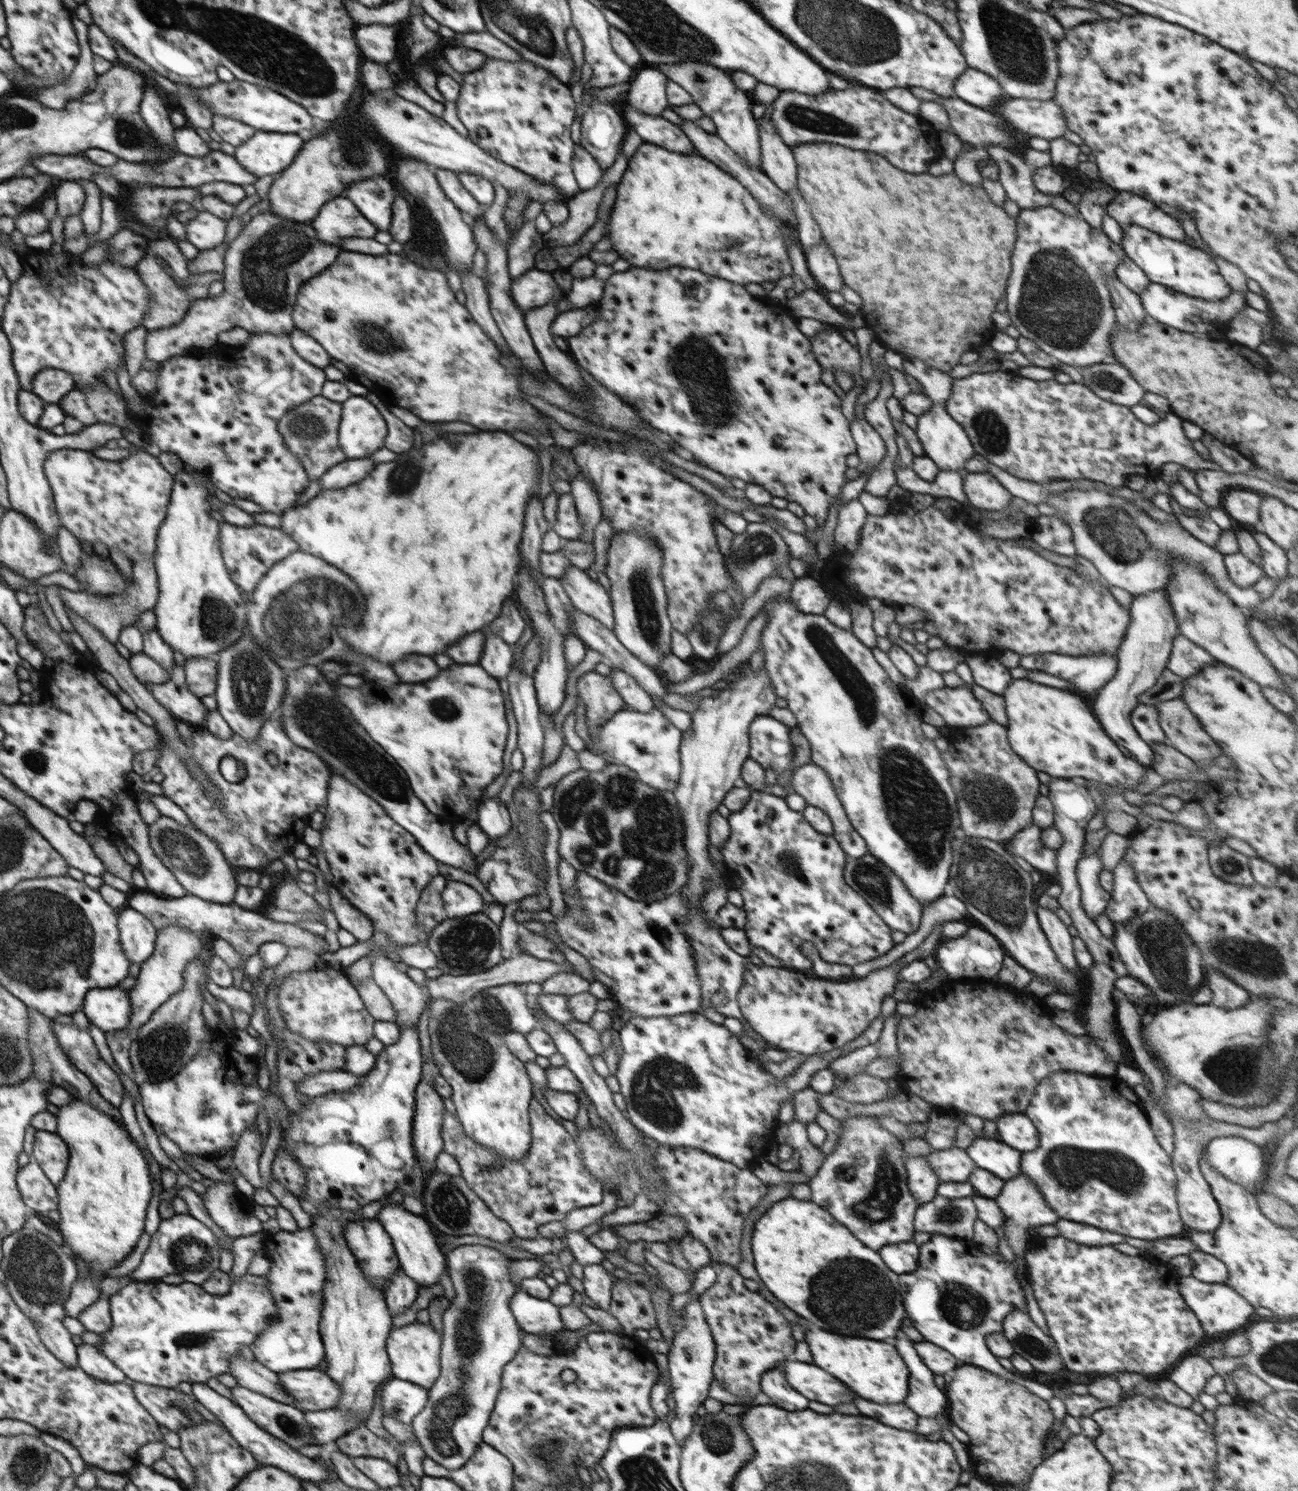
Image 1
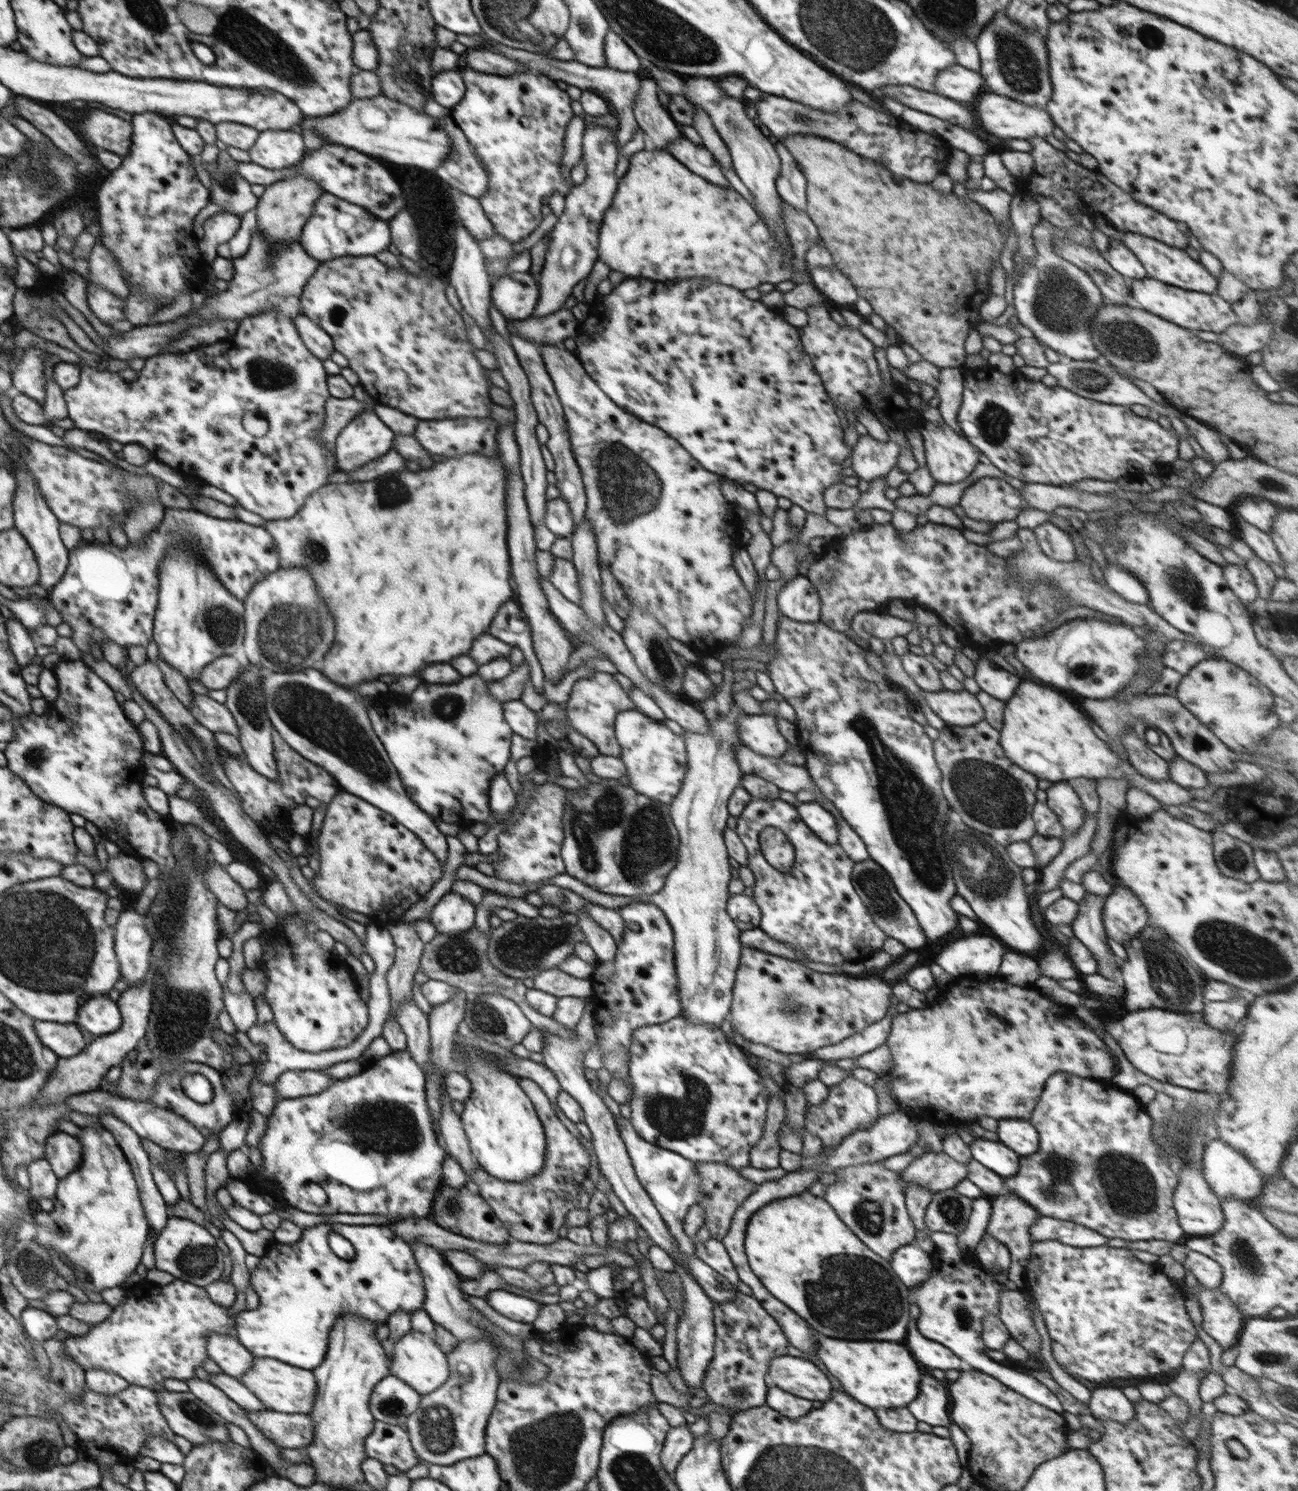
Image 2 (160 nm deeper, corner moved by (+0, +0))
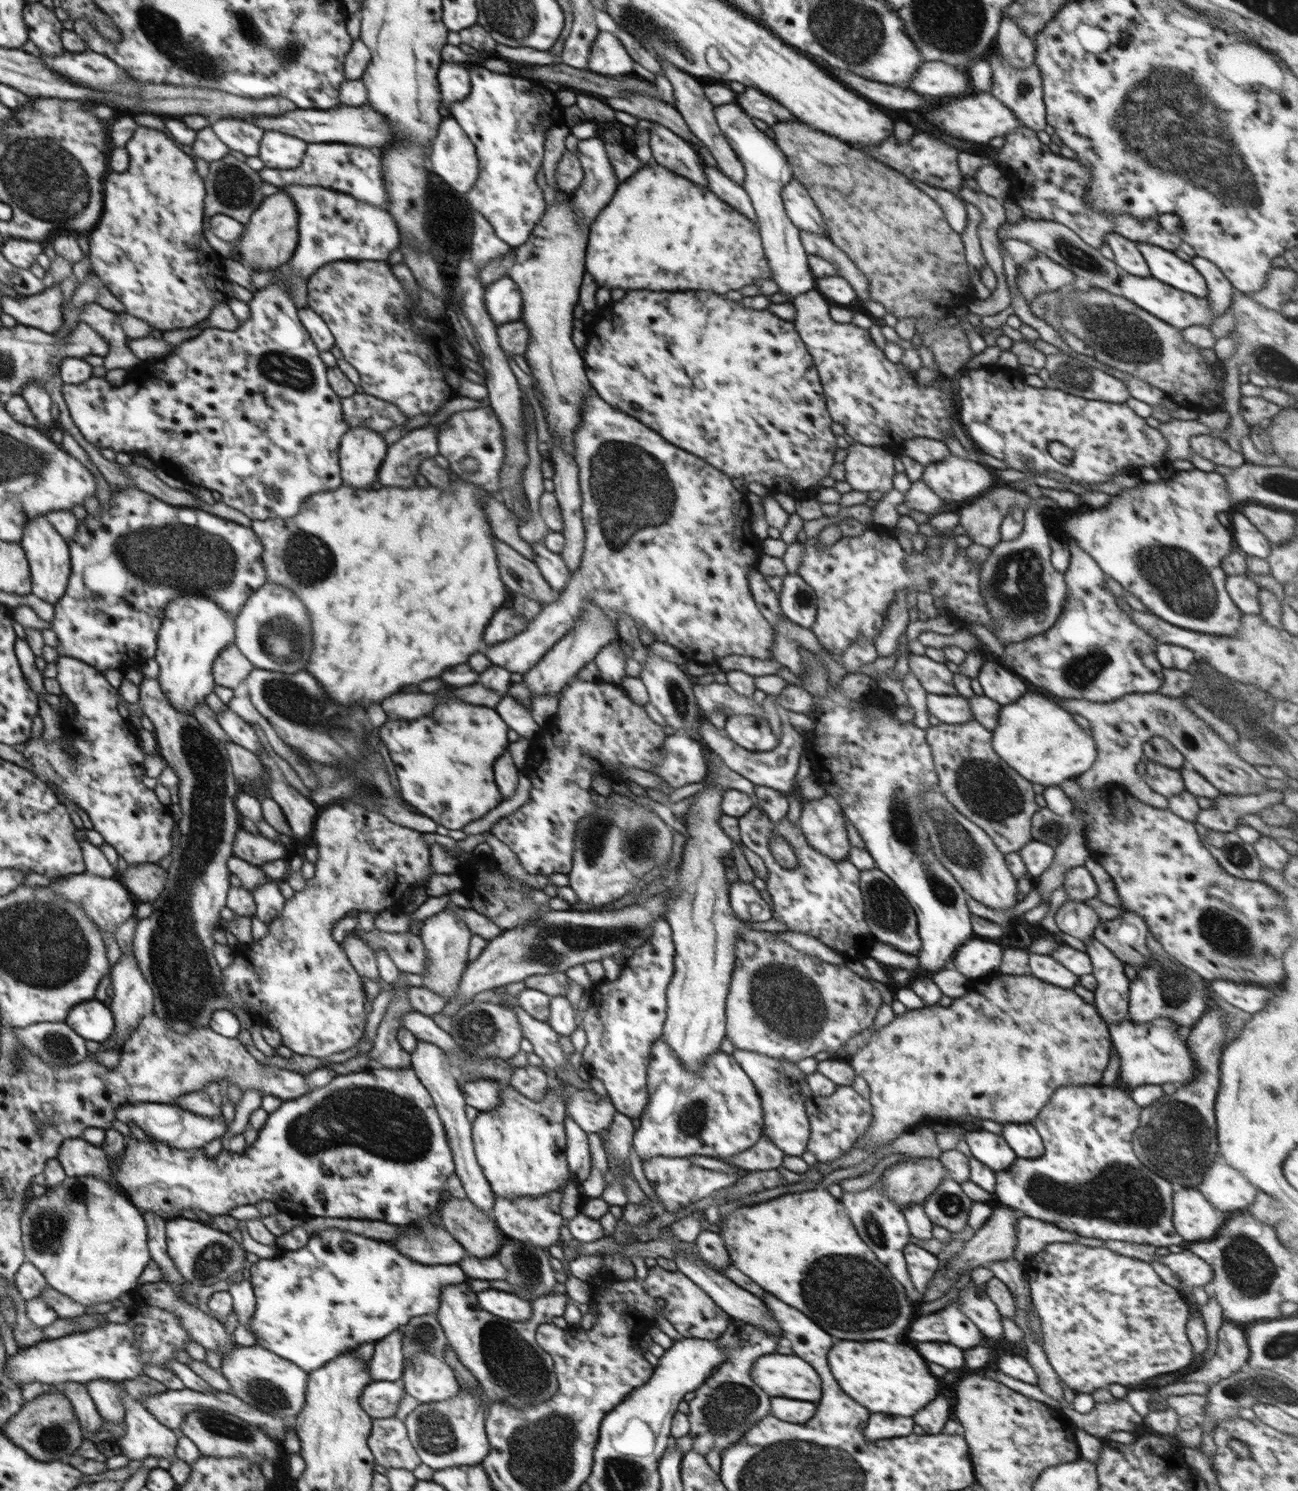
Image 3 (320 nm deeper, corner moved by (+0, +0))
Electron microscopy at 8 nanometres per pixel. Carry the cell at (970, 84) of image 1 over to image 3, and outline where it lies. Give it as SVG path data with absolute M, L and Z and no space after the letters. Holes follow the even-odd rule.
M941 61L925 62L916 70L916 78L904 86L918 94L960 97L973 93L971 79L966 70L956 69Z

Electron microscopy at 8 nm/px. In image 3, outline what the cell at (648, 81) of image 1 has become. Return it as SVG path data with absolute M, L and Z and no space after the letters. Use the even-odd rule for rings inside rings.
M653 122L649 131L653 162L687 178L690 182L709 186L701 163L702 157L691 143L657 122Z

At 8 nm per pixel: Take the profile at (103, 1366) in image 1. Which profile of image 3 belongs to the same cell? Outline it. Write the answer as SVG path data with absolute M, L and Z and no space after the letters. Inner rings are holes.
M97 1379L85 1385L100 1417L109 1420L109 1422L123 1422L125 1420L122 1396L127 1392L124 1384L114 1385L114 1382Z

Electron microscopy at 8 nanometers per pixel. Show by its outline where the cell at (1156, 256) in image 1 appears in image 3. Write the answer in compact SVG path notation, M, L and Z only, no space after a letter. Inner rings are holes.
M1138 242L1137 245L1149 266L1150 277L1200 298L1208 296L1206 279L1191 262L1186 262L1173 251L1162 250L1159 246L1144 242Z

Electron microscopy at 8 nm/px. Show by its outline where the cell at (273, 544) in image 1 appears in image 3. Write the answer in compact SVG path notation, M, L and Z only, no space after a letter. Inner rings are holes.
M112 489L109 505L102 505L99 514L95 516L86 515L84 520L78 521L77 529L75 530L72 540L67 540L70 544L71 556L71 576L70 584L67 586L67 592L55 605L55 615L51 620L53 632L57 636L56 654L58 656L69 656L104 673L108 668L119 669L121 671L128 668L134 668L136 663L145 662L148 658L155 656L157 646L158 631L160 630L163 618L165 617L166 605L174 598L179 596L180 592L197 592L211 598L222 610L225 610L231 616L236 616L248 597L256 592L261 586L267 583L267 574L263 565L264 547L260 543L260 539L251 527L242 526L237 522L220 518L215 514L204 512L199 508L186 508L181 506L172 506L147 492L142 492L140 489Z

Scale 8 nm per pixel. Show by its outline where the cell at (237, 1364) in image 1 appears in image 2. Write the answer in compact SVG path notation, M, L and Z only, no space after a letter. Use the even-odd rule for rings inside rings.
M210 1333L207 1336L207 1353L223 1373L240 1380L252 1364L253 1354L231 1335Z

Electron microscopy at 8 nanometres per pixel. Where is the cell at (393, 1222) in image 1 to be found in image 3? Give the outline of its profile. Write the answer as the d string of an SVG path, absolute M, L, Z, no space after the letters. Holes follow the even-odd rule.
M462 1282L442 1289L436 1314L449 1346L482 1386L486 1399L491 1404L510 1403L516 1409L524 1409L550 1399L558 1391L553 1358L537 1343L535 1334L539 1324L550 1323L554 1316L564 1314L568 1299L566 1293L537 1298L532 1316L524 1322L514 1322L480 1309L476 1292L469 1283Z

